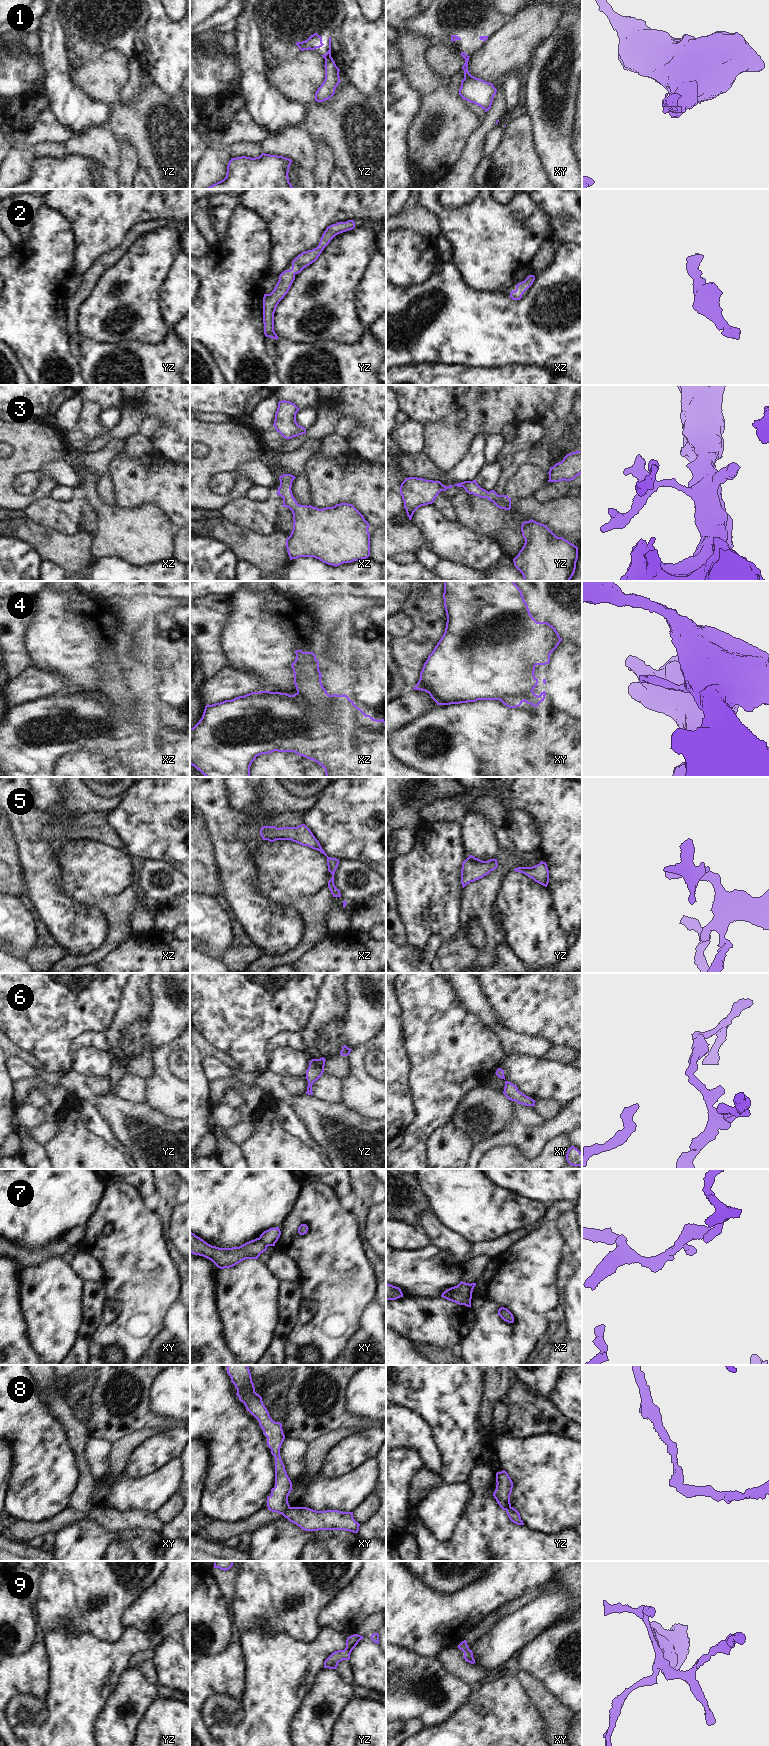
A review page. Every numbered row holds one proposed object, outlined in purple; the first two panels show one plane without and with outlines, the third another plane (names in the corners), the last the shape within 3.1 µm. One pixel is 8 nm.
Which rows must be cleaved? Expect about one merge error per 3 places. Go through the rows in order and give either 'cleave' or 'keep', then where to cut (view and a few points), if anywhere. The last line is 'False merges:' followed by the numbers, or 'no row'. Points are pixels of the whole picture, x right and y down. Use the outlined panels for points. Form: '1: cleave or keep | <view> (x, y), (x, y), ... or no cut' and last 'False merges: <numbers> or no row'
1: cleave | yz (330, 55), (325, 59)
2: keep | no cut
3: keep | no cut
4: cleave | xz (297, 691), (313, 700), (317, 700), (320, 693), (326, 692)
5: keep | no cut
6: keep | no cut
7: cleave | xz (456, 1286), (459, 1293), (470, 1300)
8: cleave | xy (289, 1506), (281, 1513)
9: keep | no cut
False merges: 1, 4, 7, 8

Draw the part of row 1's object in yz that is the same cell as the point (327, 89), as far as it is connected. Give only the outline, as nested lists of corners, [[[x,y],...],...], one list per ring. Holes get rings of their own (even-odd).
[[[330,56],[325,59],[325,79],[315,93],[315,101],[323,102],[330,99],[335,94],[335,89],[341,82],[339,77],[340,69]]]

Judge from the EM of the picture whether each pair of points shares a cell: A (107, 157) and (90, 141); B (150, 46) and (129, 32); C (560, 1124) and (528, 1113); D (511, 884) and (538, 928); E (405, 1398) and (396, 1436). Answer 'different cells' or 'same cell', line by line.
A: same cell
B: different cells
C: different cells
D: same cell
E: different cells

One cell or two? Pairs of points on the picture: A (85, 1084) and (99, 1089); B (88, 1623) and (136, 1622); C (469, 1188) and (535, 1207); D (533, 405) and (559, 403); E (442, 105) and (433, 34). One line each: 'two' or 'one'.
A: one
B: two
C: one
D: two
E: two

